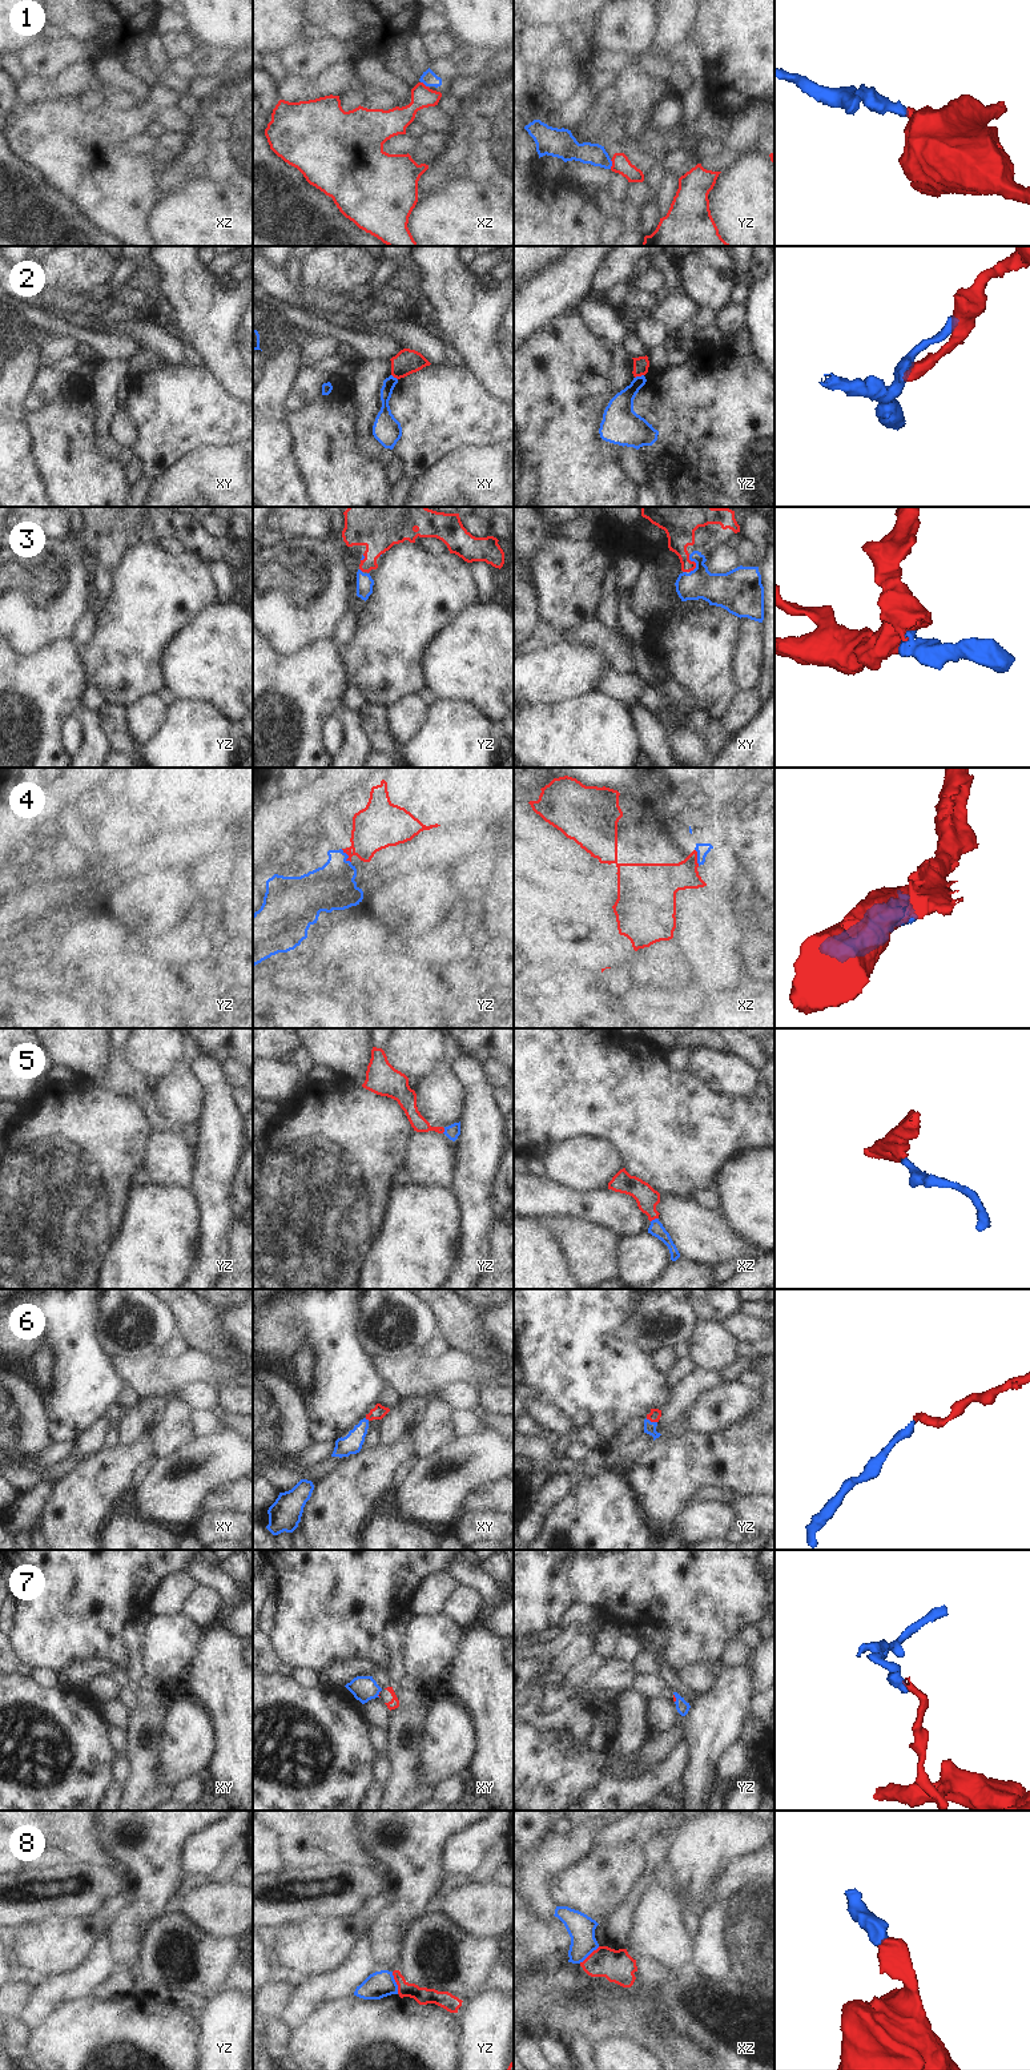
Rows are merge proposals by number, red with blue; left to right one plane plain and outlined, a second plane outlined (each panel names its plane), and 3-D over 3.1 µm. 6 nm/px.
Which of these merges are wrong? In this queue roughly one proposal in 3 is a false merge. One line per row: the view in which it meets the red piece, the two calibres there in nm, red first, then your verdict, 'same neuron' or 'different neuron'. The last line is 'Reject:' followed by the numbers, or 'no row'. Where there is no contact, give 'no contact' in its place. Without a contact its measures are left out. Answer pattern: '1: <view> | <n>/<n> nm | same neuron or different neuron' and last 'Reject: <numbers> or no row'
1: yz | 110/130 nm | different neuron
2: yz | 100/160 nm | different neuron
3: xy | 190/200 nm | same neuron
4: yz | 280/280 nm | different neuron
5: xz | 140/90 nm | same neuron
6: yz | 70/80 nm | same neuron
7: yz | 20/80 nm | different neuron
8: yz | 110/160 nm | different neuron
Reject: 1, 2, 4, 7, 8

